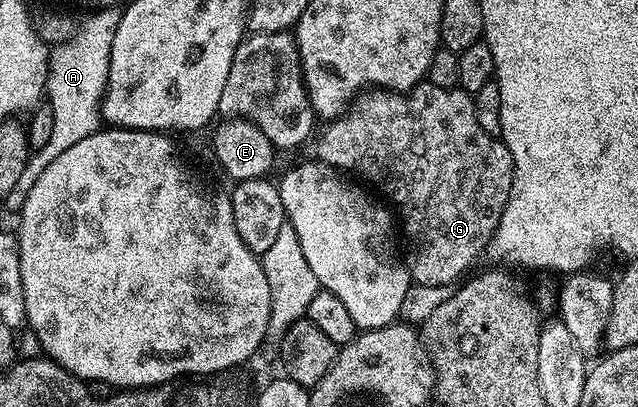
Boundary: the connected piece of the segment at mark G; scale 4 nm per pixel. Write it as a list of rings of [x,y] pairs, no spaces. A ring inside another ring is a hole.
[[[428,80],[404,92],[373,88],[355,97],[349,109],[340,118],[332,119],[321,139],[320,134],[316,139],[316,157],[320,161],[356,176],[389,197],[388,205],[395,211],[400,229],[405,229],[403,242],[409,245],[409,277],[416,285],[456,283],[462,277],[460,274],[484,255],[509,199],[513,183],[511,152],[500,137],[479,128],[473,100],[474,95],[466,90],[435,88]]]

